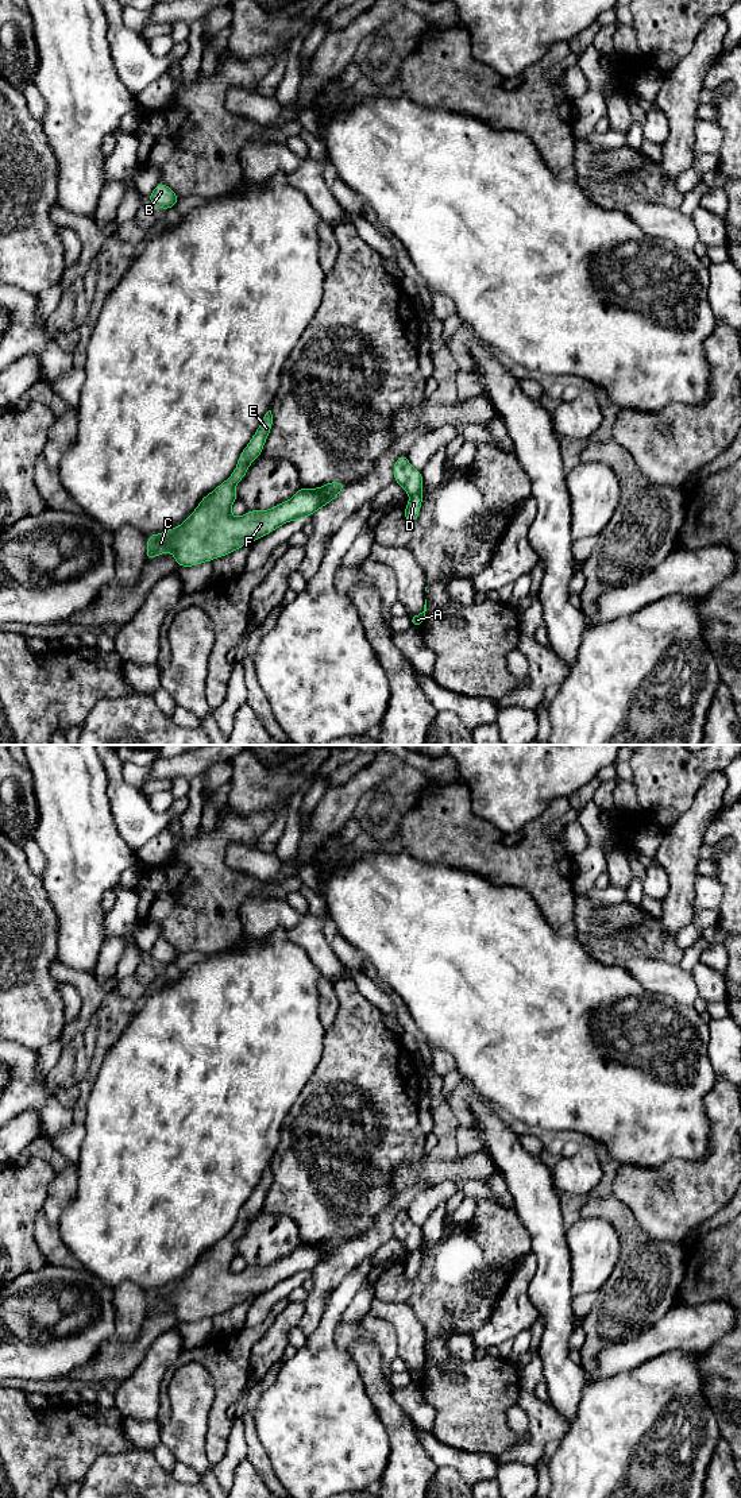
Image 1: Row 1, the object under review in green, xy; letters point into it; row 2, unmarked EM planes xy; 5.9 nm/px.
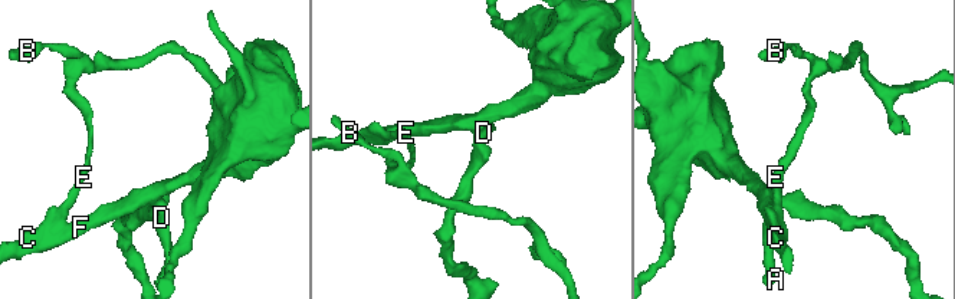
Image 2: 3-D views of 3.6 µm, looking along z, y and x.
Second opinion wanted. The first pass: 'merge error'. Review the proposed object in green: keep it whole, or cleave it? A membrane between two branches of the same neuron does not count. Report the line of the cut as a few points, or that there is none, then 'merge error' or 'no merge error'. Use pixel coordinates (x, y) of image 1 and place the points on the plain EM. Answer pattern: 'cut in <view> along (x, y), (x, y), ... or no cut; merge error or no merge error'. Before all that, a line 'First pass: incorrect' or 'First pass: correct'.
First pass: incorrect
no cut; no merge error

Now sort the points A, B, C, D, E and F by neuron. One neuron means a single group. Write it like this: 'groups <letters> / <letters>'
groups A B C D E F

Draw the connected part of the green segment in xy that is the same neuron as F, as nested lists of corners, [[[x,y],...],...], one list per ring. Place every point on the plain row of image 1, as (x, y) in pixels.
[[[269,1166],[242,1206],[231,1232],[207,1250],[181,1281],[147,1293],[146,1316],[171,1308],[178,1323],[212,1317],[258,1297],[286,1278],[312,1271],[347,1243],[343,1238],[329,1238],[314,1244],[300,1243],[290,1255],[269,1266],[248,1266],[242,1273],[234,1273],[231,1263],[238,1255],[236,1239],[262,1211],[271,1184],[273,1170]]]

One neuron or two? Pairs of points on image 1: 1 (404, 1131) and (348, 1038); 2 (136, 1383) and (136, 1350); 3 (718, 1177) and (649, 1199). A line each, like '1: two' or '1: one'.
1: one
2: two
3: one

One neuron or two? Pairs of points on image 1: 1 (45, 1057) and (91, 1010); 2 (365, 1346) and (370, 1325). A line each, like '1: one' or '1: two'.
1: one
2: two

